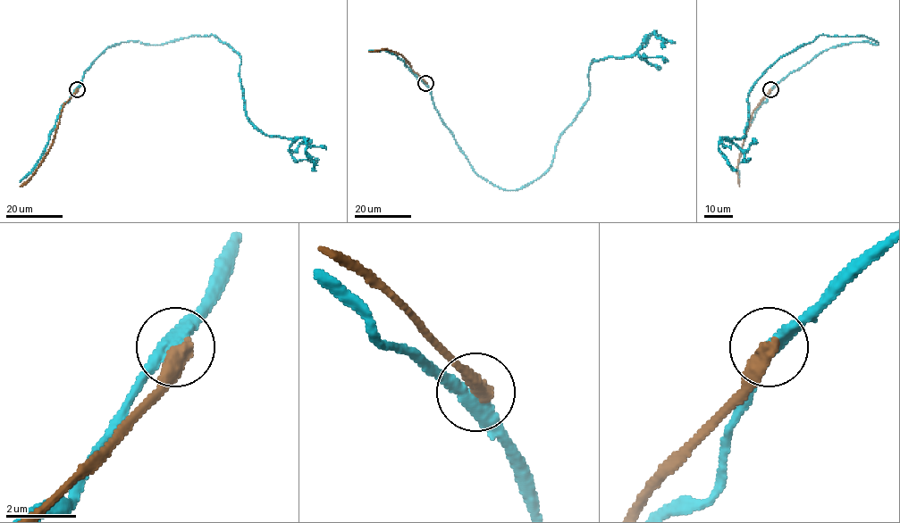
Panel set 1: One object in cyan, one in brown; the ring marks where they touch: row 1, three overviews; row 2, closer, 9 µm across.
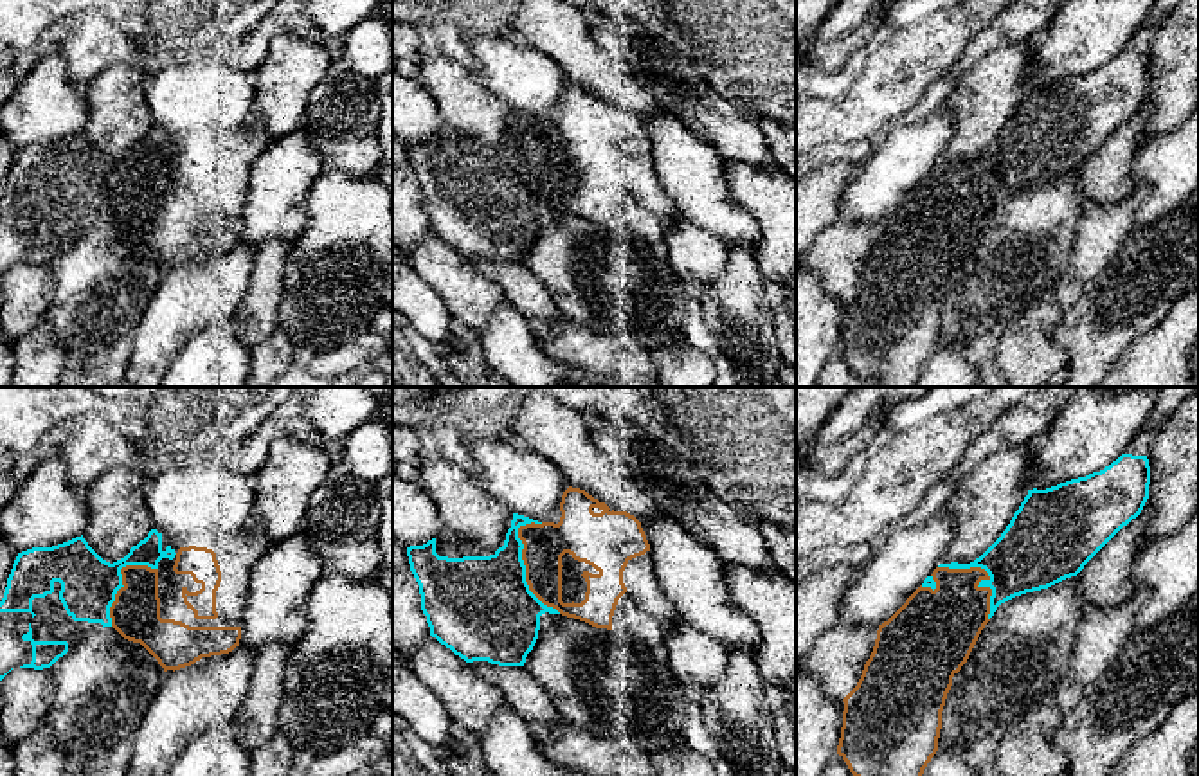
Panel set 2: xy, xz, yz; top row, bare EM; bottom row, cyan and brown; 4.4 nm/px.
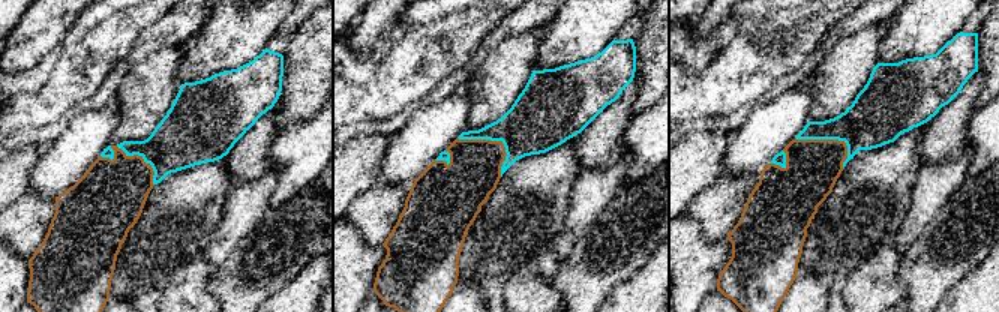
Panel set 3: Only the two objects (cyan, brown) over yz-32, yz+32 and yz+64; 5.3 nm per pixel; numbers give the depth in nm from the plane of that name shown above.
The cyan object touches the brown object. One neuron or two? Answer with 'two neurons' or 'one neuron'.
two neurons

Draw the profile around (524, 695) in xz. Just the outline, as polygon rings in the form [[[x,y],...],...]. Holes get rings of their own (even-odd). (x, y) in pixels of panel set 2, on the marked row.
[[[473,661],[472,666],[504,693],[506,704],[527,724],[538,744],[554,738],[560,717],[556,706],[524,666],[499,666],[488,661]]]

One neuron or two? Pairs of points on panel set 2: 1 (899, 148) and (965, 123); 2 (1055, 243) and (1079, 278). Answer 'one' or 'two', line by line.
1: two
2: two

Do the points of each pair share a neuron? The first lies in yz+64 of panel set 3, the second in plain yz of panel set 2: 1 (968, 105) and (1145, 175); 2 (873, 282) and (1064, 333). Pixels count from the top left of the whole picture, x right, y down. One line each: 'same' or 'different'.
1: different
2: different

